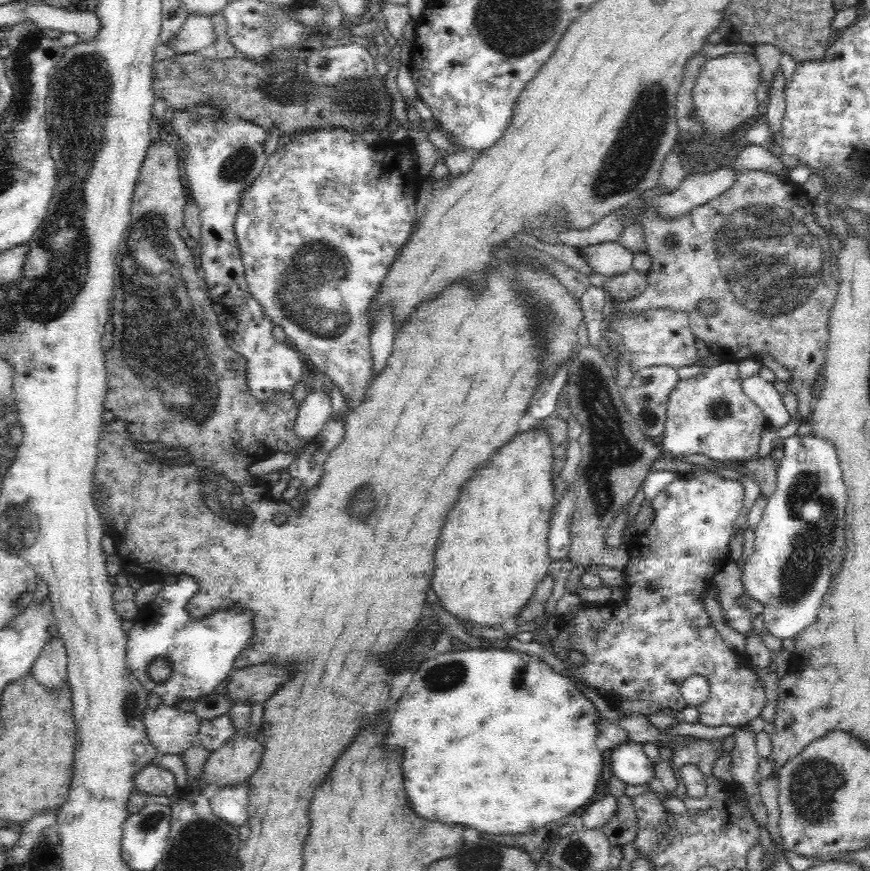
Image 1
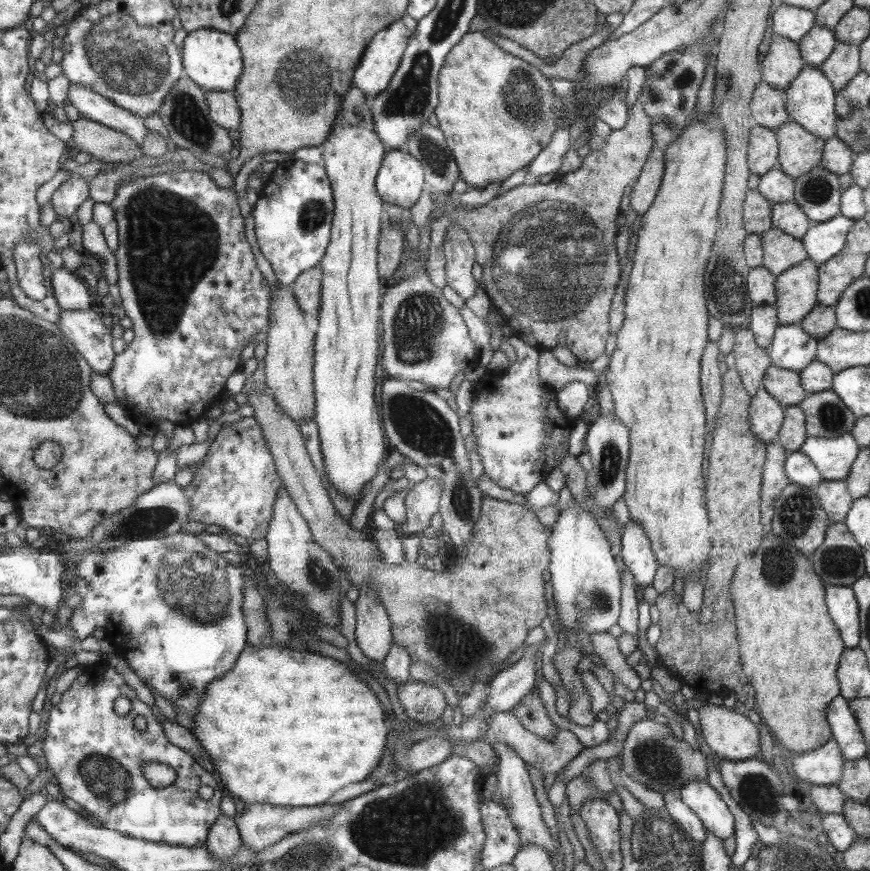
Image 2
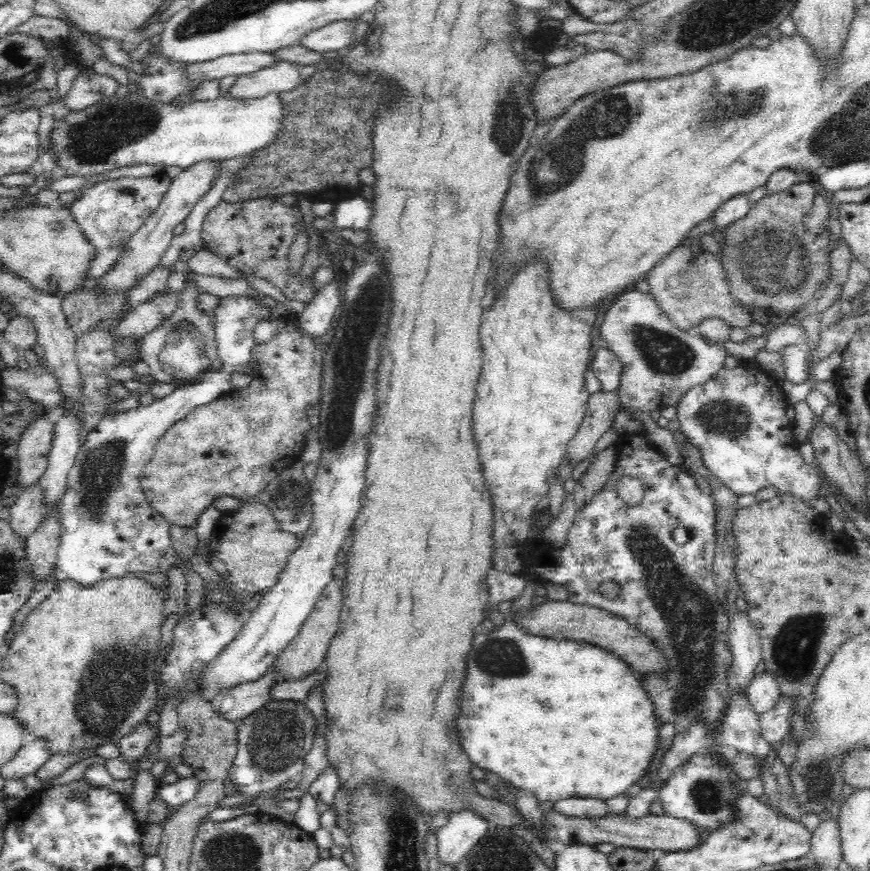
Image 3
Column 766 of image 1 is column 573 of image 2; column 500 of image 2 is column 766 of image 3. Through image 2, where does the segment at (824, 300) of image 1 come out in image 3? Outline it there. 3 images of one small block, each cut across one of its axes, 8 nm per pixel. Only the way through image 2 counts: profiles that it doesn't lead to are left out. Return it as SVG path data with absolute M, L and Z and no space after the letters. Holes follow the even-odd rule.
M815 182L793 184L788 190L779 193L766 193L758 202L754 203L744 218L735 220L724 230L724 246L721 246L722 257L719 261L730 277L732 295L739 299L739 303L751 310L756 306L764 310L766 315L778 316L782 312L799 312L814 298L816 290L822 282L828 280L830 274L830 255L828 242L830 232L826 227L824 234L814 236L805 230L804 218L812 210L814 195L818 189Z

